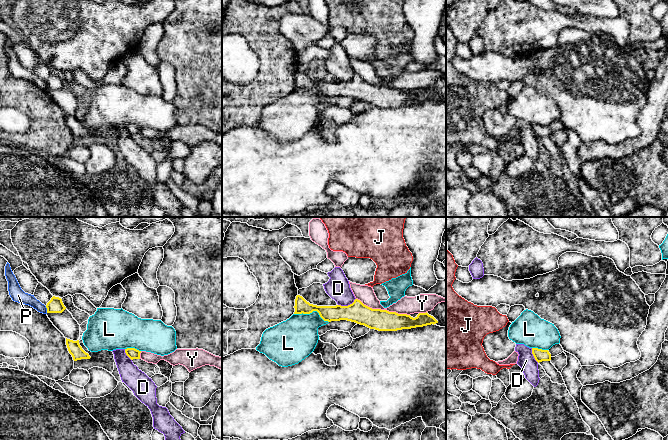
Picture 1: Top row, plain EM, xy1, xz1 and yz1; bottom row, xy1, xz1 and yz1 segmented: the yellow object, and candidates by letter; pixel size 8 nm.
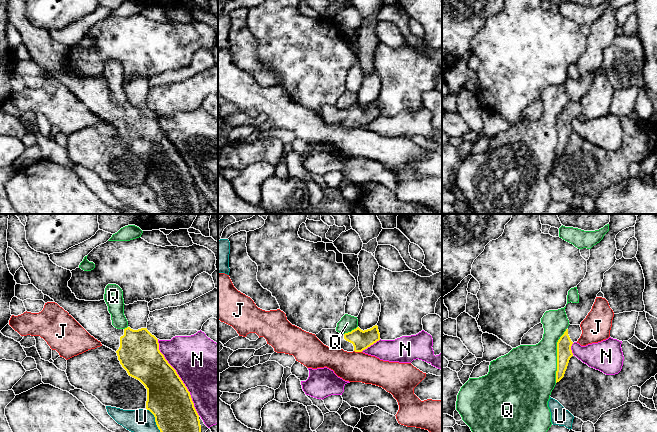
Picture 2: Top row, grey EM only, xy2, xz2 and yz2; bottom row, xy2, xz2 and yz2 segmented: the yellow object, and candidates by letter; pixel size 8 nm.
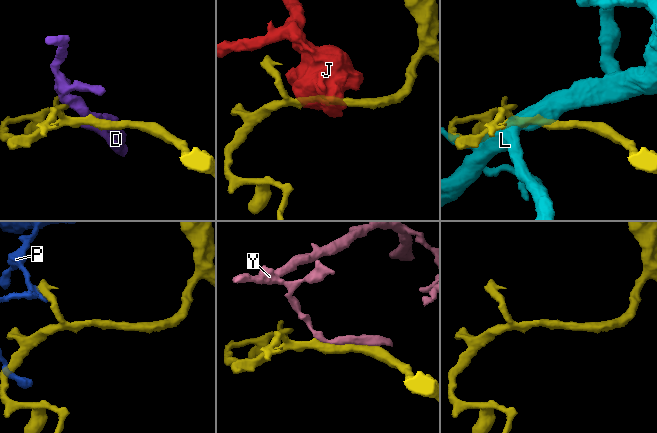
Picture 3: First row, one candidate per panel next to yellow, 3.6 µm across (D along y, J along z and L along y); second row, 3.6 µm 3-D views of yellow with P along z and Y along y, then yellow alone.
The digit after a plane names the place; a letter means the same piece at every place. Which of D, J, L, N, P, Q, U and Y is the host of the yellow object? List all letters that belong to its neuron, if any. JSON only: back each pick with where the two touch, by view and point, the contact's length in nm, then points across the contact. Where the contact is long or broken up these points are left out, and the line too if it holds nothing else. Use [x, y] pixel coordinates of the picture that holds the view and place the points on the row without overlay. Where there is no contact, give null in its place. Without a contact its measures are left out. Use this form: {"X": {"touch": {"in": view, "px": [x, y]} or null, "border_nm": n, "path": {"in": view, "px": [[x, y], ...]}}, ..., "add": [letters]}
{"add": []}

